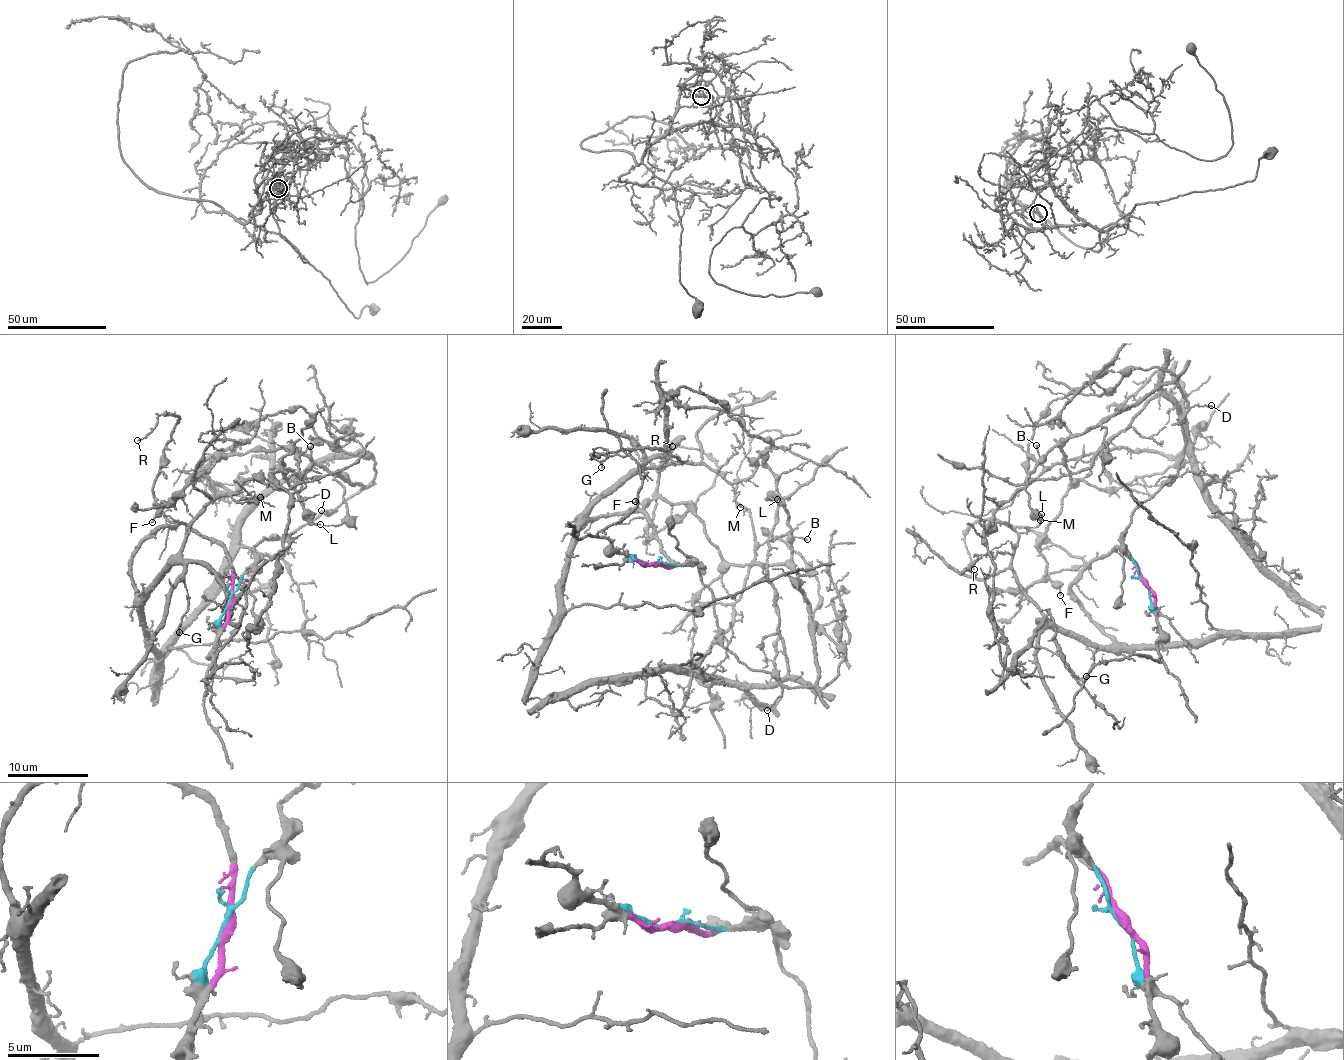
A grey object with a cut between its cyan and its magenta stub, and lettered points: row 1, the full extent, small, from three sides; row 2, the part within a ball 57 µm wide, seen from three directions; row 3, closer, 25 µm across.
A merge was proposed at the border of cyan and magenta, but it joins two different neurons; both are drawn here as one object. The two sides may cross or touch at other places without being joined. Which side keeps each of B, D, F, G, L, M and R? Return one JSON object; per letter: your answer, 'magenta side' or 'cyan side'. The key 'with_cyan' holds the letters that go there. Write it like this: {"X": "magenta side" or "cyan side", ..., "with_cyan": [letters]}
{"B": "cyan side", "D": "cyan side", "F": "cyan side", "G": "magenta side", "L": "cyan side", "M": "magenta side", "R": "magenta side", "with_cyan": ["B", "D", "F", "L"]}

